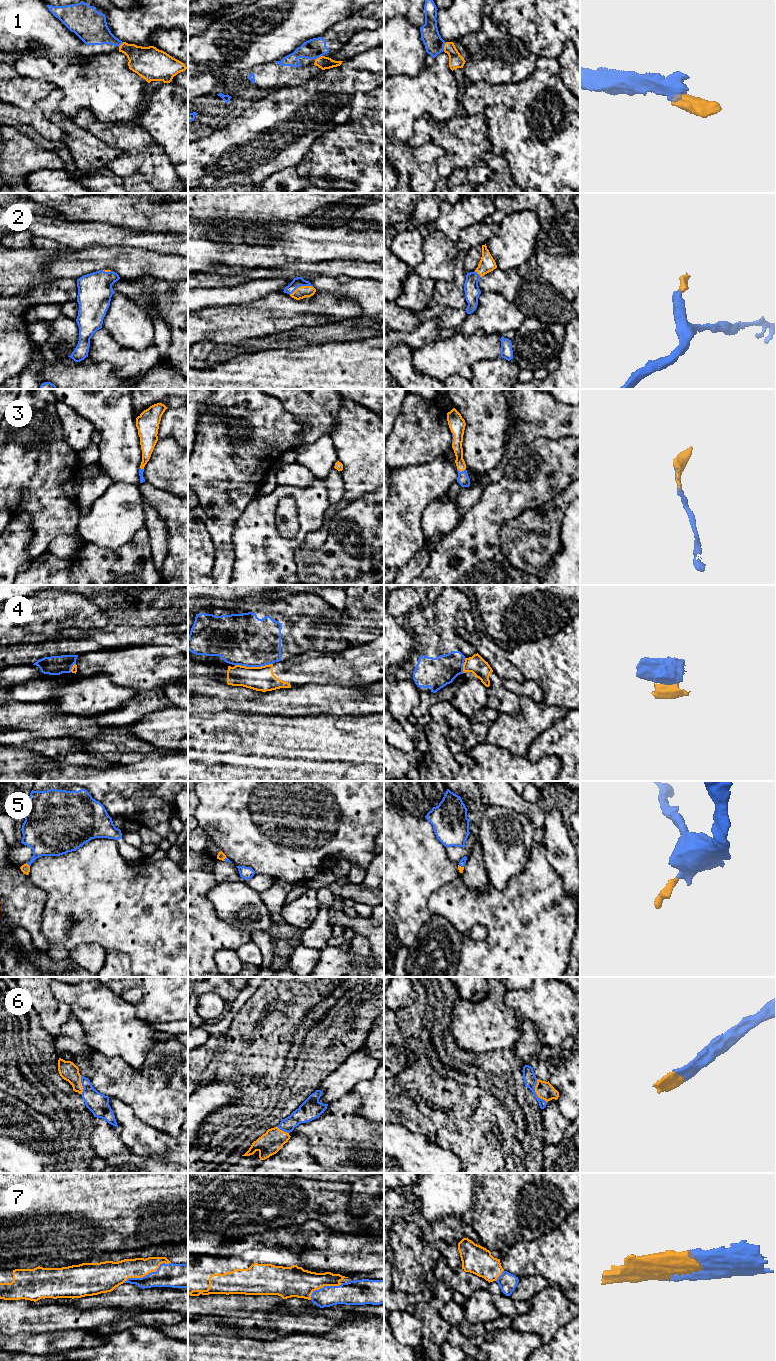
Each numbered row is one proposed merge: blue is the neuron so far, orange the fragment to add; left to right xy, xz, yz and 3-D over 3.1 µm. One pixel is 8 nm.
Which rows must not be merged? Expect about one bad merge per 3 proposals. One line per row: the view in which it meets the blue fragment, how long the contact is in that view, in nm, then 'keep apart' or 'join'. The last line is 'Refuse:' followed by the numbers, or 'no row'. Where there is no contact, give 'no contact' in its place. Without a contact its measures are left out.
1: meets blue in yz; contact 80 nm long; join
2: meets blue in xz; contact 200 nm long; join
3: meets blue in yz; contact 70 nm long; join
4: meets blue in xz; contact 300 nm long; keep apart
5: meets blue in xy; contact 40 nm long; join
6: meets blue in yz; contact 200 nm long; join
7: meets blue in xy; contact 420 nm long; join
Refuse: 4

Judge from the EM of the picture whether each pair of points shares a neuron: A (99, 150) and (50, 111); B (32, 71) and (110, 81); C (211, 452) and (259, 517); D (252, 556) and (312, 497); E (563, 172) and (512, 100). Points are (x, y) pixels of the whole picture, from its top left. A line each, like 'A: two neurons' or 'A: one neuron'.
A: one neuron
B: one neuron
C: two neurons
D: one neuron
E: one neuron

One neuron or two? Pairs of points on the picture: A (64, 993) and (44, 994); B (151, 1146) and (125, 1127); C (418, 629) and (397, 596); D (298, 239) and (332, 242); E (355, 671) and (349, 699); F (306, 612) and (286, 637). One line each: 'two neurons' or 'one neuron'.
A: two neurons
B: one neuron
C: two neurons
D: one neuron
E: two neurons
F: one neuron

